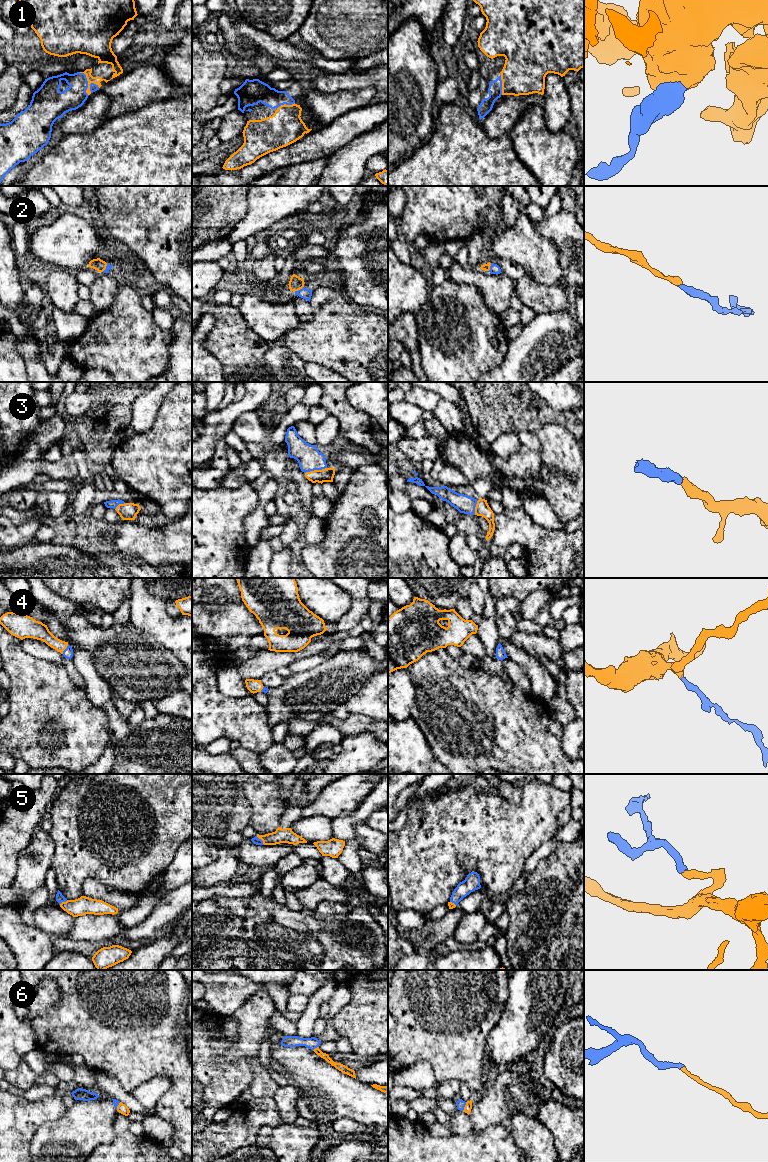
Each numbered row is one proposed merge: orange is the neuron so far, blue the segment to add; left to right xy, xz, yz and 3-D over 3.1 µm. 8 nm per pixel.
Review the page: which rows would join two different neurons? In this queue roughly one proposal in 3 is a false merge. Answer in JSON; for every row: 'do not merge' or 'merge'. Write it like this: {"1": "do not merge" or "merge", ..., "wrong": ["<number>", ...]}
{"1": "merge", "2": "merge", "3": "merge", "4": "merge", "5": "merge", "6": "merge", "wrong": []}

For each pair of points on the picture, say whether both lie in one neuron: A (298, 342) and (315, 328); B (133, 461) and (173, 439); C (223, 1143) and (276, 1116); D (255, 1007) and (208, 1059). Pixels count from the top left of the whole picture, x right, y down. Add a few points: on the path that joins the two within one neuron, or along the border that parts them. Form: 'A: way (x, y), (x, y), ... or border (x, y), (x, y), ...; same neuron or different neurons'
A: way (302, 340), (311, 332); same neuron
B: way (143, 461), (151, 461), (163, 449); same neuron
C: way (236, 1132), (253, 1116), (263, 1116); same neuron
D: way (253, 1024), (251, 1032), (225, 1058); same neuron

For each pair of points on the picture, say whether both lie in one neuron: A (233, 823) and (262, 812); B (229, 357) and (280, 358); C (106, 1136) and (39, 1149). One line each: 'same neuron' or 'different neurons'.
A: different neurons
B: different neurons
C: same neuron

